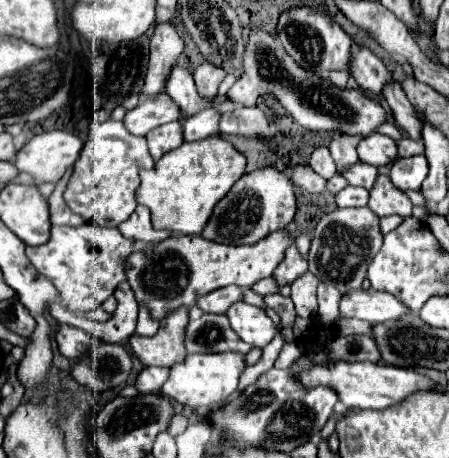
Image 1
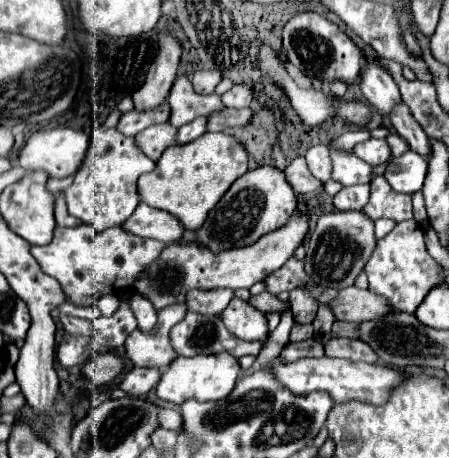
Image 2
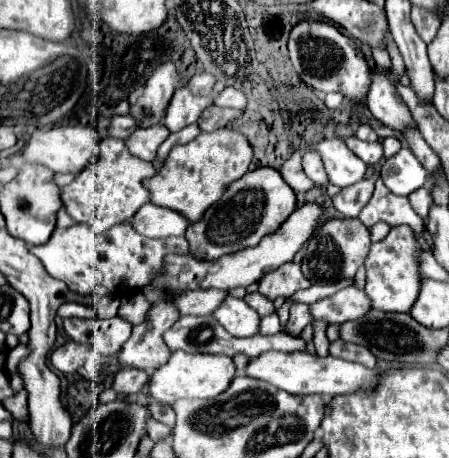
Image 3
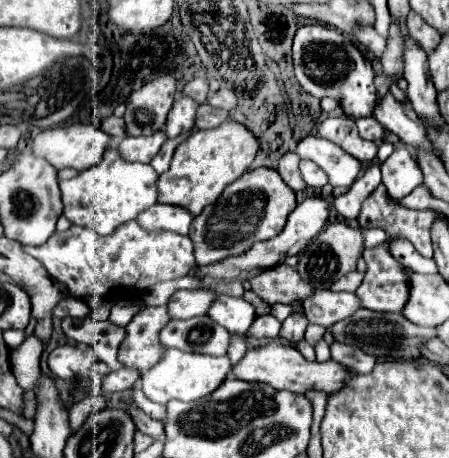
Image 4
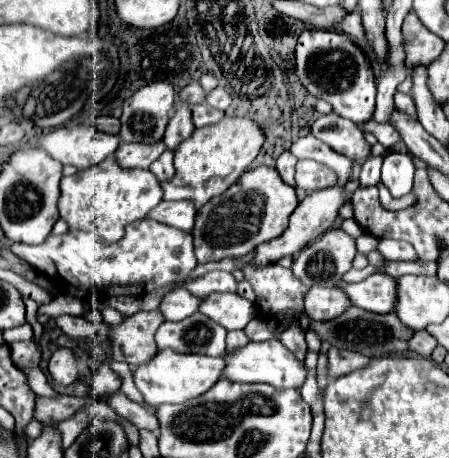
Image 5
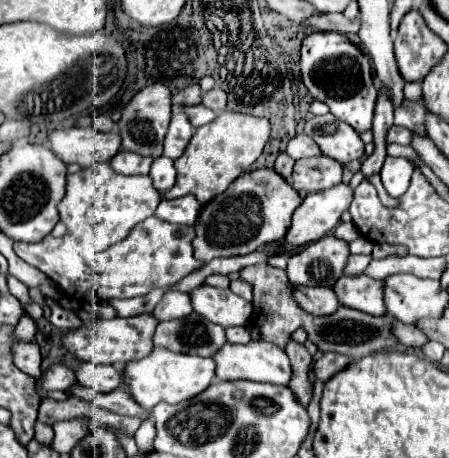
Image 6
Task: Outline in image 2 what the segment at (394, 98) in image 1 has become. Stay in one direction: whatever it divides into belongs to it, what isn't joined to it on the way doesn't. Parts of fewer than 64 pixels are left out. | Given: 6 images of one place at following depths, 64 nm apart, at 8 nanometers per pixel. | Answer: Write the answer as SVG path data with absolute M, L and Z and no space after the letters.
M406 104L396 106L390 120L396 132L410 144L410 148L428 160L432 148L428 148L428 138L424 136L424 130L420 128L420 124L416 124L416 120L412 118L408 106Z

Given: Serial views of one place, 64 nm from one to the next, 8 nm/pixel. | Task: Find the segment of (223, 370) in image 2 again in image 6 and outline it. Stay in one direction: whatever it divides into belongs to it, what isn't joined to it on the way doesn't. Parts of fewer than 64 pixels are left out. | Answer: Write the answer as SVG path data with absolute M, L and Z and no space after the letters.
M154 348L146 358L132 360L126 364L122 372L122 384L126 386L128 394L146 410L152 410L158 402L166 400L168 404L184 402L202 390L206 390L214 378L214 360L202 356L188 356L178 354L168 348Z

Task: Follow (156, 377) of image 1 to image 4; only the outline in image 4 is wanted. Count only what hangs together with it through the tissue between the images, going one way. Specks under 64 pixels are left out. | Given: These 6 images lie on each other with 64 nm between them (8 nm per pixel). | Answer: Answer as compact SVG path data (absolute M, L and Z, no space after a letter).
M122 368L118 372L110 372L108 376L104 376L102 380L102 394L110 394L110 392L122 392L122 390L130 390L138 384L140 380L140 372L138 370L128 370Z

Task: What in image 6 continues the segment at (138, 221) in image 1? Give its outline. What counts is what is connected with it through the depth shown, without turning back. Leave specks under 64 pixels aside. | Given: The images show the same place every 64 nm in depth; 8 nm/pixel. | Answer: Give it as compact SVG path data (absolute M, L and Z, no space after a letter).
M182 196L176 200L162 198L156 208L156 216L160 220L168 220L172 224L194 224L200 208L202 208L202 204L194 196Z

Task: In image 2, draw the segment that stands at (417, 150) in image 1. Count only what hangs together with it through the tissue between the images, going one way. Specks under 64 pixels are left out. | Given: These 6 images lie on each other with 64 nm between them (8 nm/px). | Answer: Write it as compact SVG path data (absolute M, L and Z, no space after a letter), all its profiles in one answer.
M398 134L389 135L386 140L393 157L401 156L404 152L411 150L407 142Z

